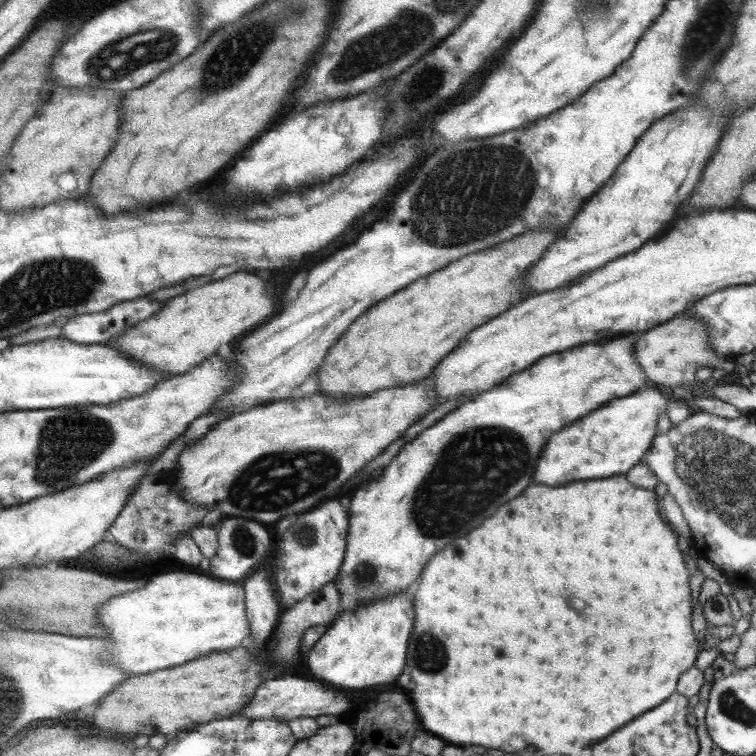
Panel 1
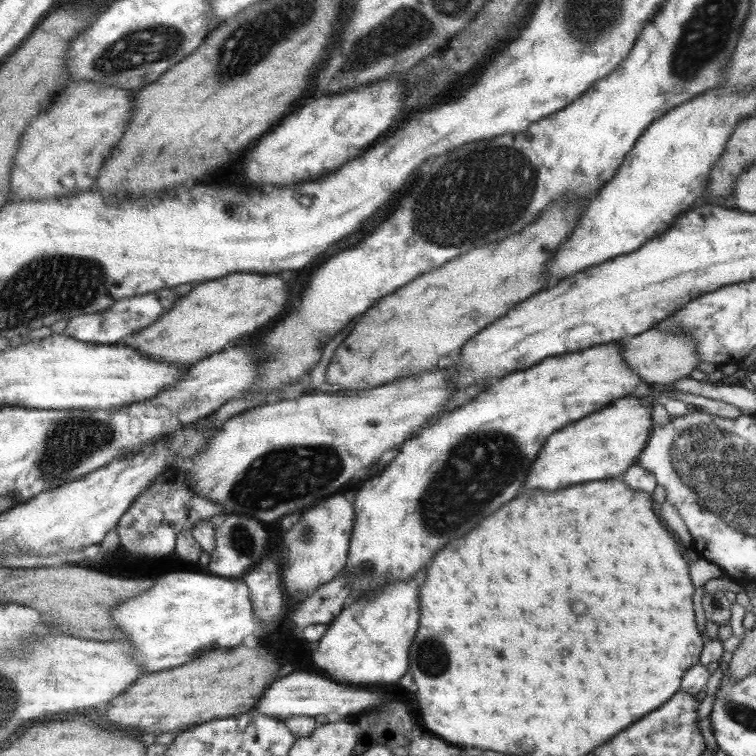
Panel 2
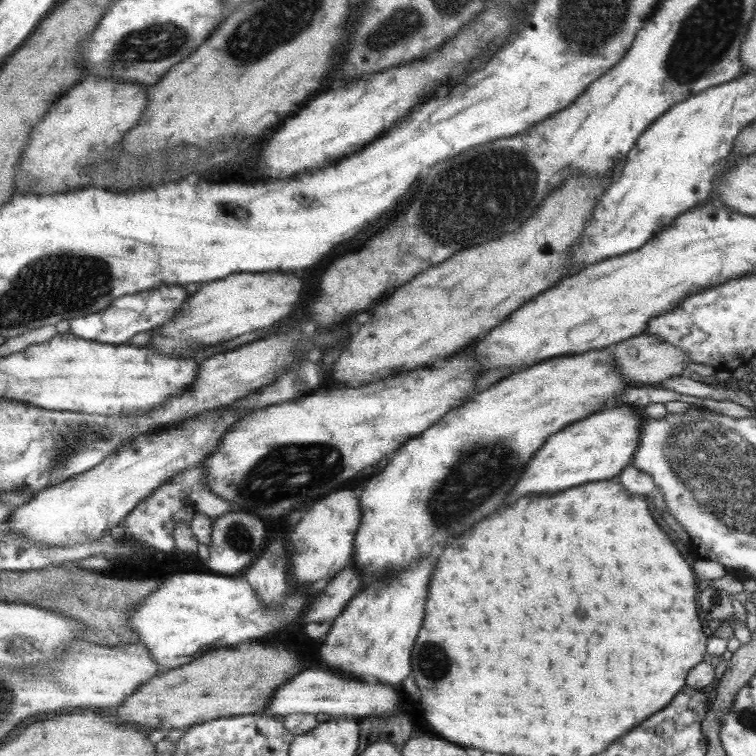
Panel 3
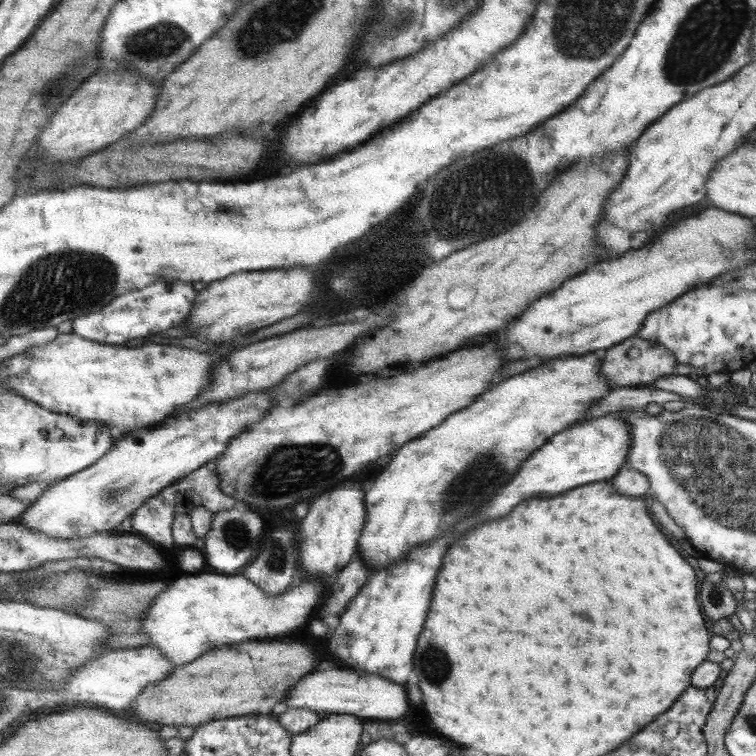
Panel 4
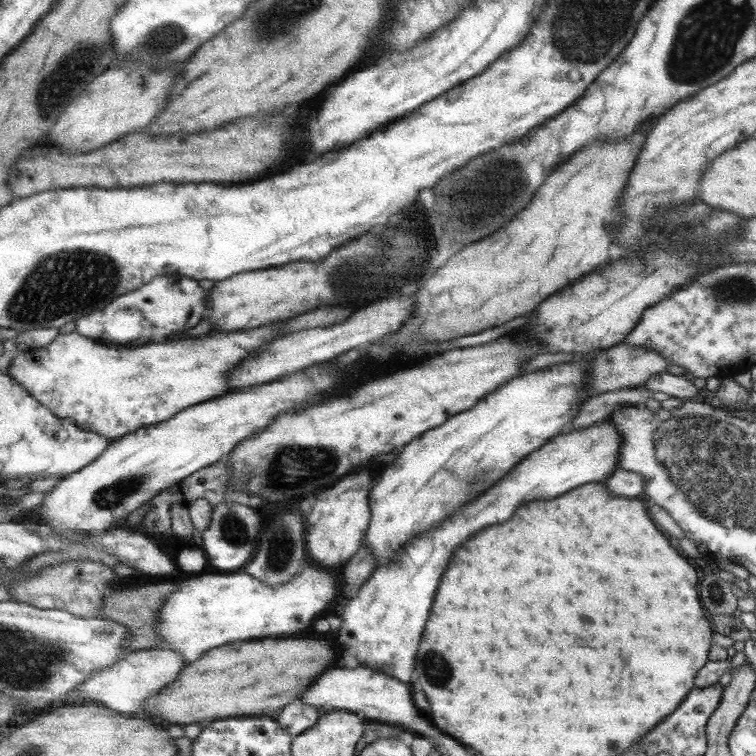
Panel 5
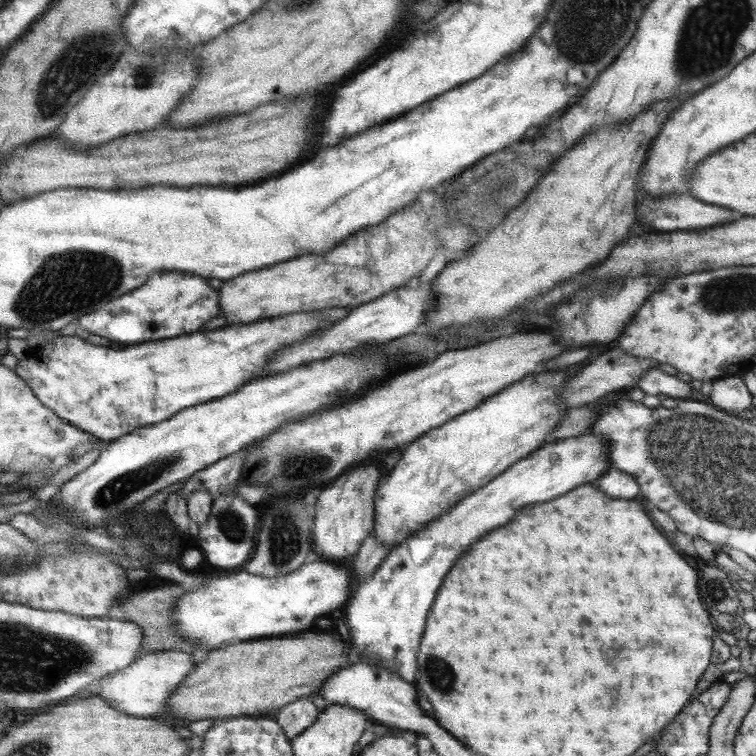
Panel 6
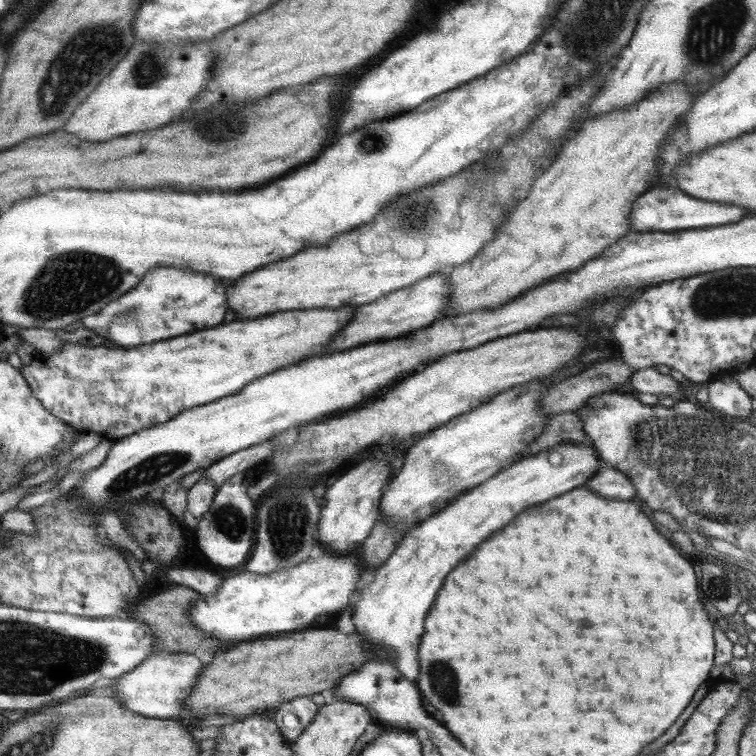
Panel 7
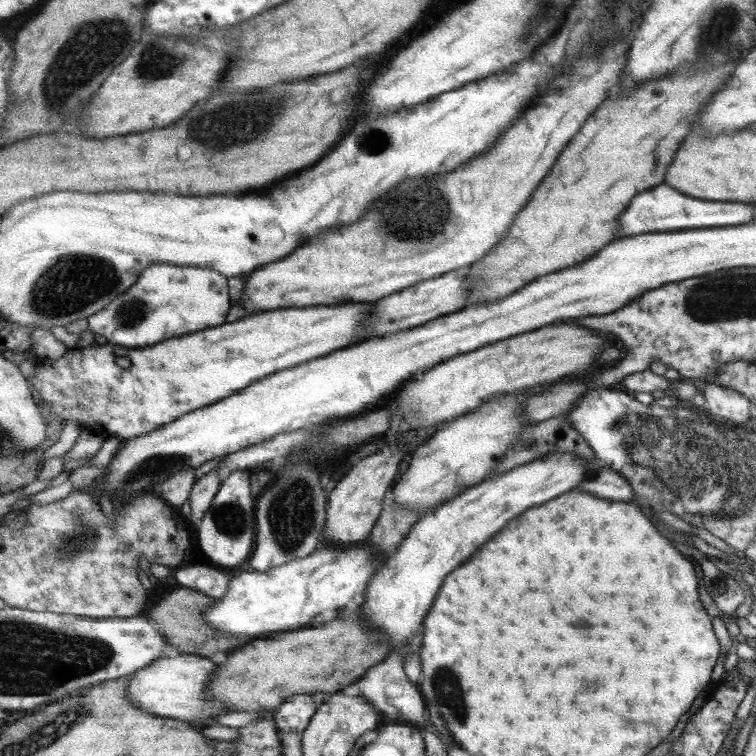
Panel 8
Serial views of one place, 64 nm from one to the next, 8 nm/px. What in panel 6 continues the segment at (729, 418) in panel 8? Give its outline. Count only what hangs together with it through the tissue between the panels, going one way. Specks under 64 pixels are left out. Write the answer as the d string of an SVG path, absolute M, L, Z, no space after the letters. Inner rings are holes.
M739 376L715 379L712 383L709 404L735 416L749 407L752 394Z

